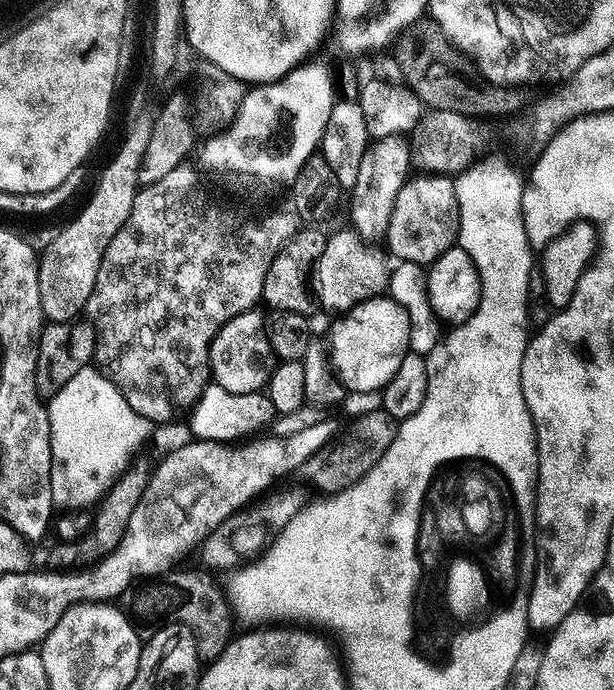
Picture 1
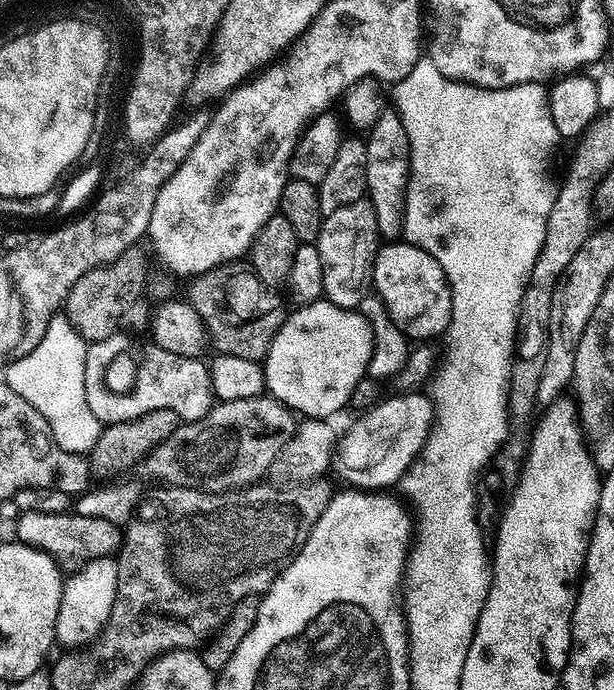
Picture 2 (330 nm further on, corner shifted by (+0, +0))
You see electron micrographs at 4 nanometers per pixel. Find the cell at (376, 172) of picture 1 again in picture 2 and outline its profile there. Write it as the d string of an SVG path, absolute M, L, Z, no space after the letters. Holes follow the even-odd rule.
M371 199L356 200L350 206L342 206L334 214L325 216L315 242L318 258L322 258L323 299L334 306L359 309L362 298L370 292L372 263L381 242Z

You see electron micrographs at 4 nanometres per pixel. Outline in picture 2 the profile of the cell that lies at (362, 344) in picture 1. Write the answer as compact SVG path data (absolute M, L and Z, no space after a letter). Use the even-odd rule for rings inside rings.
M323 298L301 304L292 311L285 315L284 325L270 342L262 361L267 395L301 417L332 418L335 412L351 405L354 386L358 386L358 382L368 376L368 363L372 357L372 328L359 311L334 306Z

